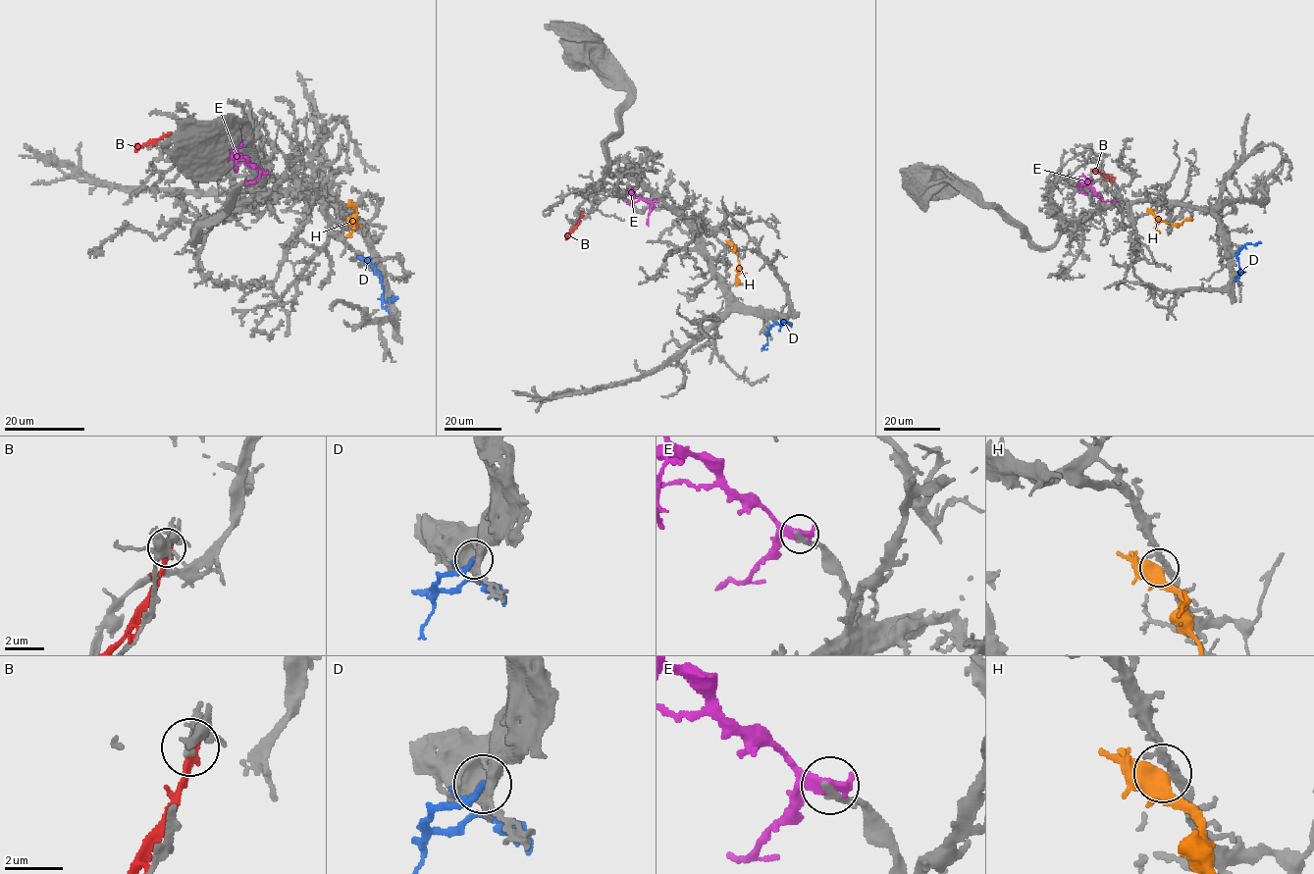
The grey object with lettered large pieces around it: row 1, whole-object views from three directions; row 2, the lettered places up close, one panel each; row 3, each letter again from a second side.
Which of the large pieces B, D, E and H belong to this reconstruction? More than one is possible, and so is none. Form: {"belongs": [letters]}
{"belongs": []}

